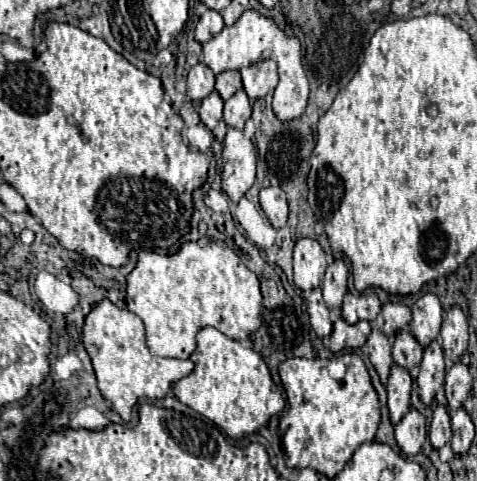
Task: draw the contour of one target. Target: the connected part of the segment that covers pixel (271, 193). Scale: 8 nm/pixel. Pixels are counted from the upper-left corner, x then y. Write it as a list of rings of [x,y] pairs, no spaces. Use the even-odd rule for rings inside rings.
[[[265,187],[259,191],[259,201],[261,201],[261,209],[267,215],[269,223],[275,229],[281,229],[287,221],[287,213],[289,213],[285,191],[281,187]]]

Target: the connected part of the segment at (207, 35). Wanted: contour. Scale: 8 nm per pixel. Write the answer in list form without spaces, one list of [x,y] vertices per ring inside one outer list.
[[[205,11],[195,27],[195,41],[207,43],[219,29],[223,29],[223,17],[217,11]]]

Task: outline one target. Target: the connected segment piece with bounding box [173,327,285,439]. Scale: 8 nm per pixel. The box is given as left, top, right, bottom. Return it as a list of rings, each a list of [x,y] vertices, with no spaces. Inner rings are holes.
[[[215,327],[199,329],[197,347],[189,359],[195,363],[195,369],[173,385],[173,395],[219,425],[229,437],[241,439],[255,433],[269,421],[269,417],[283,411],[285,401],[261,355],[251,347],[219,333]]]

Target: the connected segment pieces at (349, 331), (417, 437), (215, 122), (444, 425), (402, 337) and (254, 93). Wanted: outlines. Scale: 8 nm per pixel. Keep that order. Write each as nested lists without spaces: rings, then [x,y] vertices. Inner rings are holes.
[[[343,319],[333,323],[333,333],[331,333],[331,343],[329,349],[333,353],[343,351],[343,349],[357,349],[363,347],[367,337],[371,333],[371,325],[367,321],[359,321],[355,325],[347,325]]]
[[[411,409],[401,419],[399,425],[395,425],[395,441],[397,441],[399,449],[405,455],[409,455],[409,457],[413,457],[413,455],[419,453],[425,437],[427,437],[425,417],[419,411],[415,411],[415,409]]]
[[[213,91],[207,99],[203,99],[203,103],[199,105],[199,117],[205,123],[205,127],[213,131],[215,139],[223,141],[227,133],[227,125],[223,121],[223,99],[219,97],[217,91]]]
[[[437,405],[433,411],[433,421],[429,425],[429,441],[433,449],[441,449],[451,441],[451,419],[445,405]]]
[[[401,331],[395,335],[393,339],[393,363],[403,367],[403,369],[411,369],[415,365],[419,365],[423,357],[423,347],[417,343],[417,339],[409,333],[409,331]]]
[[[271,59],[241,69],[243,89],[251,101],[265,97],[277,85],[277,65]]]

